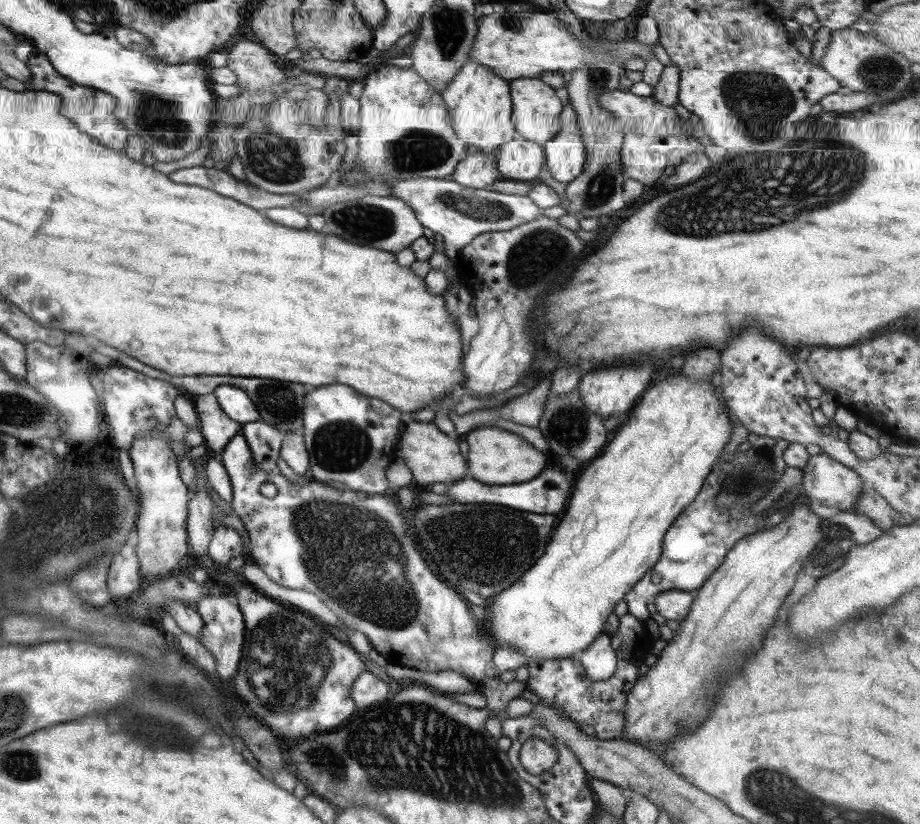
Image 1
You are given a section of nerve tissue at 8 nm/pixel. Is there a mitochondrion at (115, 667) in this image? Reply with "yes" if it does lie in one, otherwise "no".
no

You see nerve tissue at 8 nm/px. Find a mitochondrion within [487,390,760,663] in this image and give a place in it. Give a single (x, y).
(567, 424)

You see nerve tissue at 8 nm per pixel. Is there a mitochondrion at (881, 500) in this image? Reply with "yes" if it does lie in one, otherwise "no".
no

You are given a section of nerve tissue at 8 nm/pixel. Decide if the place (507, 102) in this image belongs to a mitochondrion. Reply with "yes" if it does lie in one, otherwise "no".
no

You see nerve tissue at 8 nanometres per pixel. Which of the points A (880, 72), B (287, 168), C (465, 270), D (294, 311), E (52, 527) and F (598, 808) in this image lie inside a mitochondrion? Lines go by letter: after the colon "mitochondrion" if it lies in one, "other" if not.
A: mitochondrion
B: mitochondrion
C: other
D: other
E: mitochondrion
F: other

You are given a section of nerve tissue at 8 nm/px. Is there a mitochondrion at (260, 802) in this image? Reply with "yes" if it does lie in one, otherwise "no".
no

